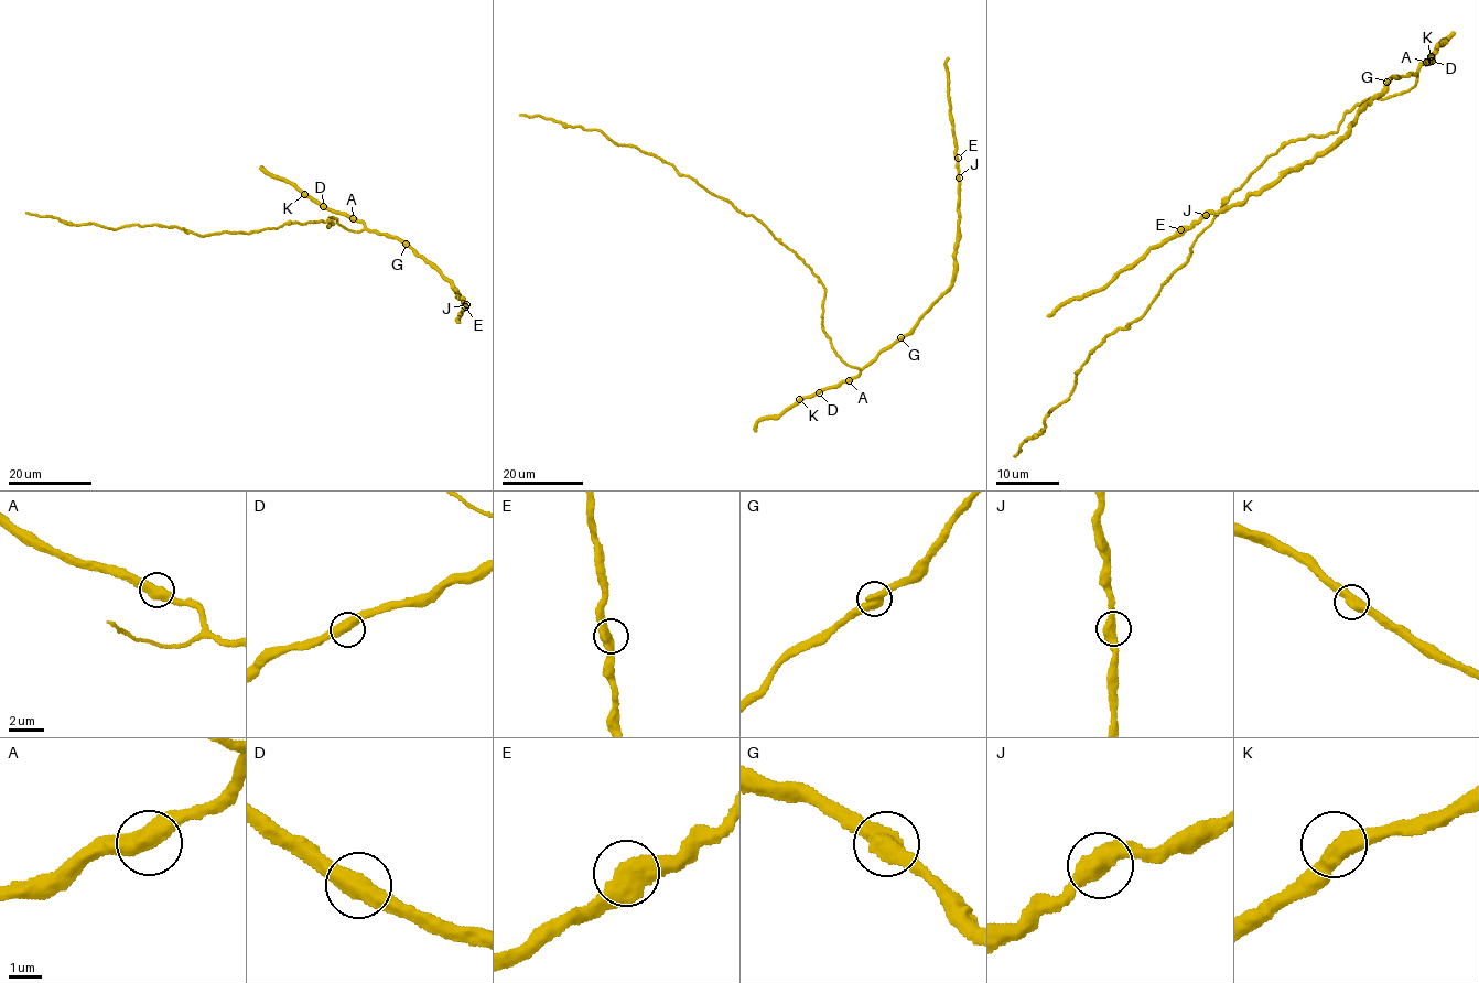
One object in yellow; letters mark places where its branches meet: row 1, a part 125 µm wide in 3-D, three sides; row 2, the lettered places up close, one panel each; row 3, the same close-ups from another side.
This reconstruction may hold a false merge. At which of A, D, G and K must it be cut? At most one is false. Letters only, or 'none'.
none

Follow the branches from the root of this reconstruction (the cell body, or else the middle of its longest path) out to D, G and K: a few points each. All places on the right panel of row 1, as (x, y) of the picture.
D: (1351, 111), (1366, 100), (1389, 98), (1413, 88), (1418, 65), (1428, 65), (1432, 61)
G: (1351, 111), (1366, 100), (1382, 100), (1409, 90), (1417, 74), (1396, 75), (1386, 82)
K: (1351, 111), (1366, 100), (1389, 98), (1413, 88), (1417, 67), (1423, 63), (1428, 65), (1431, 56)

